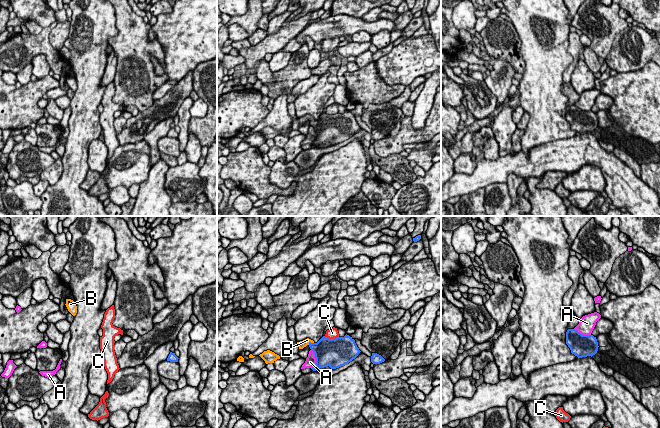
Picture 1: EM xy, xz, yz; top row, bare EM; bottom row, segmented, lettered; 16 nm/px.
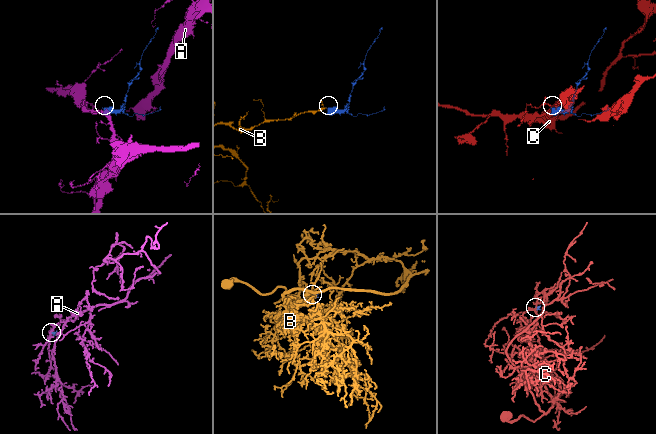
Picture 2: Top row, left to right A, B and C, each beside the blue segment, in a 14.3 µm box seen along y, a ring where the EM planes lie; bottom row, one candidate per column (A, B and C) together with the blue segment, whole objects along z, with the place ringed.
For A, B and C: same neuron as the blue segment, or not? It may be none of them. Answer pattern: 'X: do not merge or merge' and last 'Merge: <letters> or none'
A: do not merge
B: merge
C: do not merge
Merge: B

